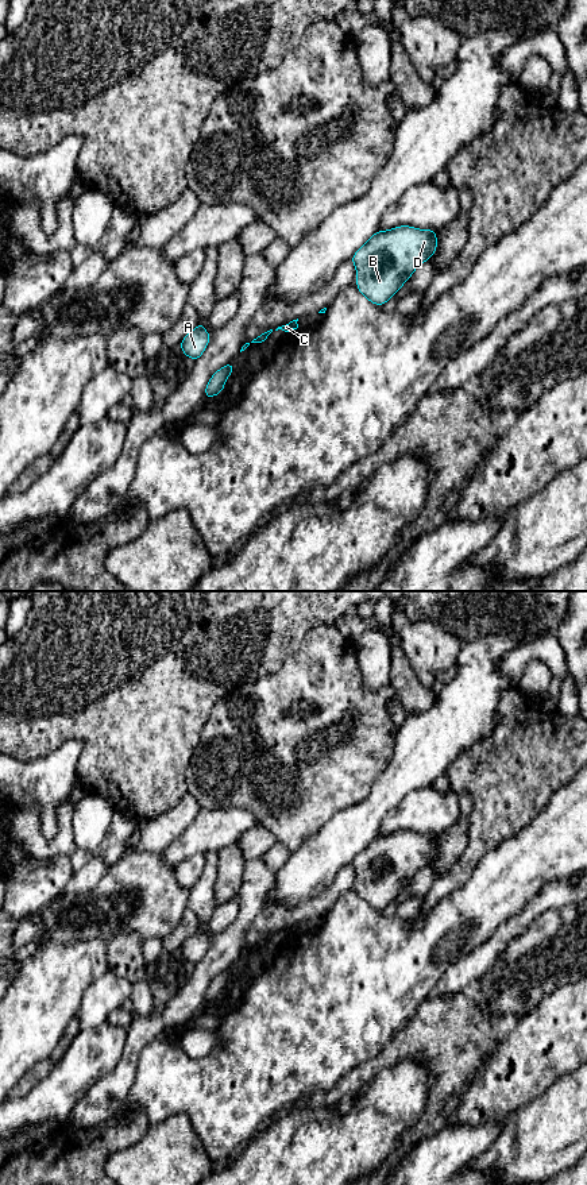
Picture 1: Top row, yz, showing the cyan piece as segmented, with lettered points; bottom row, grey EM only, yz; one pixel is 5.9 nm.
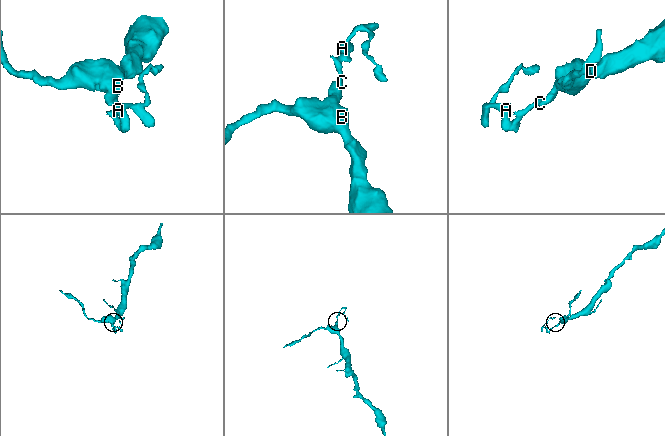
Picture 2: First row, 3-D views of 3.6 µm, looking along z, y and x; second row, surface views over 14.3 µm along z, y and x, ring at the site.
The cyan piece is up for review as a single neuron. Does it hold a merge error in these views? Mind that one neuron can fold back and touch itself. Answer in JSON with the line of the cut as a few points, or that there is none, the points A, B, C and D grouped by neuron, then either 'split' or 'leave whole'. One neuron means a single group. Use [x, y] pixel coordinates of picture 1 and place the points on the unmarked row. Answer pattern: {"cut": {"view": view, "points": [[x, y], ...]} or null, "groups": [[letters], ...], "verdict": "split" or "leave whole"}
{"cut": null, "groups": [["A", "B", "C", "D"]], "verdict": "leave whole"}

